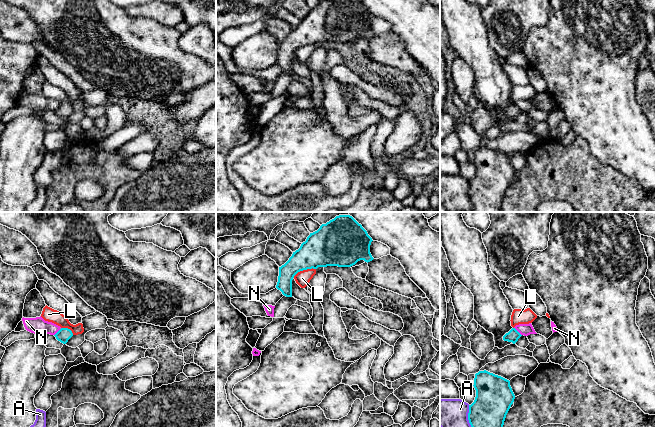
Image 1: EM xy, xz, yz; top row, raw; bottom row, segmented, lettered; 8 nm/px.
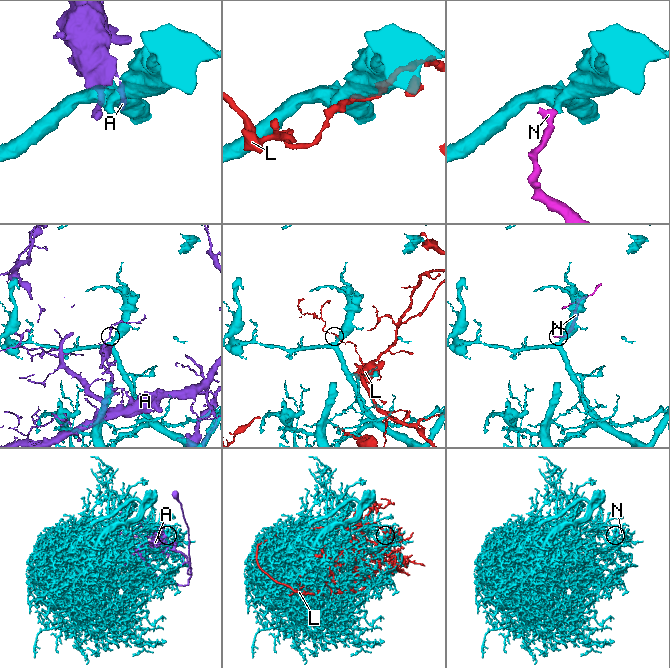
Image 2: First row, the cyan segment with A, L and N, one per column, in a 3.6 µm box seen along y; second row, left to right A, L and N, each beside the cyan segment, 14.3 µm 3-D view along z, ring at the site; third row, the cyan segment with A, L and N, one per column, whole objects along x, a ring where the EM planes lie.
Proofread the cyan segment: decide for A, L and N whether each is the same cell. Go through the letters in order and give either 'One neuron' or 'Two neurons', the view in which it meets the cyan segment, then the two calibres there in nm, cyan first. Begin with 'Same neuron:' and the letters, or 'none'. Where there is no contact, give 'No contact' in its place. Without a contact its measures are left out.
Same neuron: none
A: Two neurons. Touches cyan in yz. Thickness 300 nm (cyan) against 220 nm
L: Two neurons. Touches cyan in xz. Thickness 300 nm (cyan) against 120 nm
N: Two neurons. Touches cyan in yz. Thickness 100 nm (cyan) against 100 nm

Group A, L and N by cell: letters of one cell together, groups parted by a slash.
A / L / N

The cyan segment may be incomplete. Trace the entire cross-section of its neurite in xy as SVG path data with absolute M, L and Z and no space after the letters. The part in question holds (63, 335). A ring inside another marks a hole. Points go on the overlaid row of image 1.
M61 328L54 336L58 341L66 344L68 340L73 336L73 333L68 328Z

